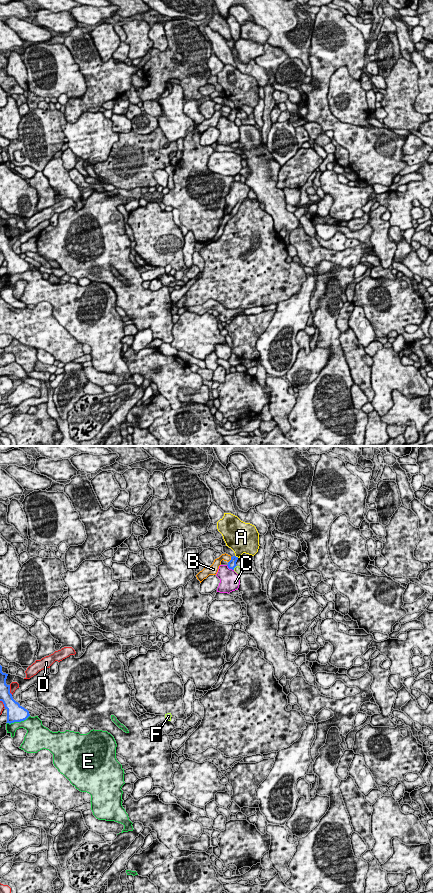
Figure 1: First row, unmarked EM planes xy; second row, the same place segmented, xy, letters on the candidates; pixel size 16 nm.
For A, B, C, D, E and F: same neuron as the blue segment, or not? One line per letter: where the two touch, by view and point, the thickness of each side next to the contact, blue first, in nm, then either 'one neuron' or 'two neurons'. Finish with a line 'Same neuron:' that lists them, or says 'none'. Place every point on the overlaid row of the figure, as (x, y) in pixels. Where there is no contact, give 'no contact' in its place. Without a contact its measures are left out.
A: meets blue in xy at (237, 557); 130 nm thick on the blue side, 360 nm on the other; two neurons
B: meets blue in xy at (230, 560); 130 nm thick on the blue side, 130 nm on the other; two neurons
C: meets blue in xy at (230, 568); 130 nm thick on the blue side, 320 nm on the other; two neurons
D: meets blue in xy at (9, 690); 200 nm thick on the blue side, 130 nm on the other; two neurons
E: meets blue in xy at (18, 721); 280 nm thick on the blue side, 280 nm on the other; two neurons
F: meets blue in xy at (235, 566); 130 nm thick on the blue side, 120 nm on the other; two neurons
Same neuron: none

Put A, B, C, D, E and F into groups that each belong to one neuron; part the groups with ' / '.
A / B / C / D / E / F

